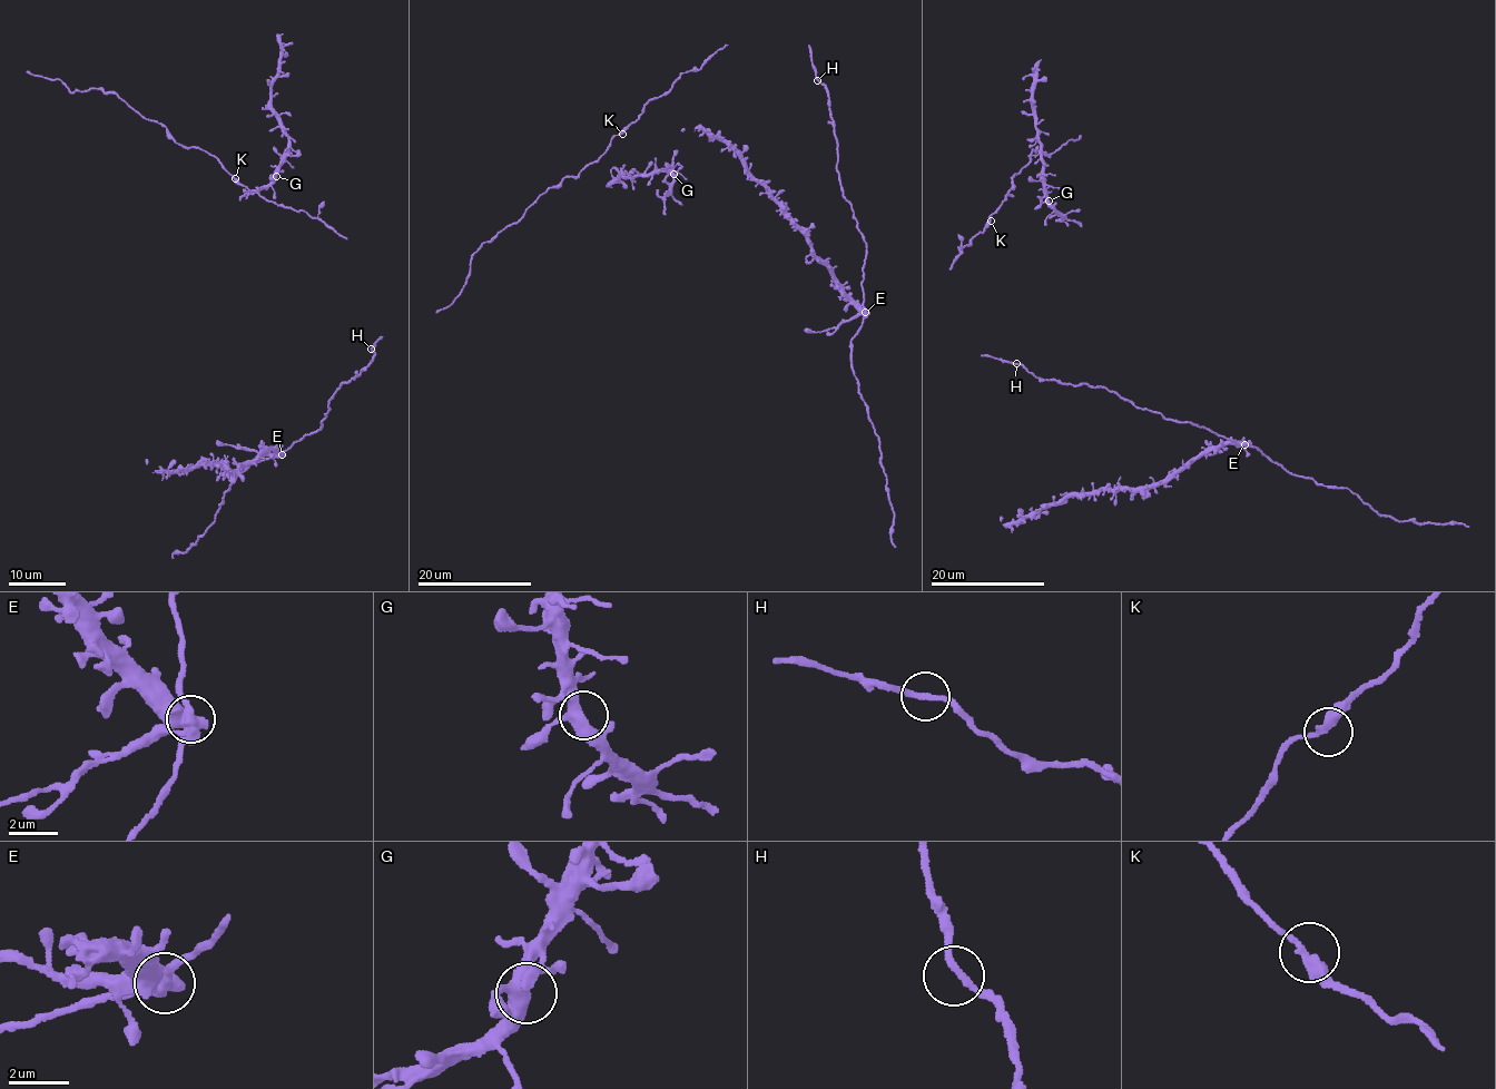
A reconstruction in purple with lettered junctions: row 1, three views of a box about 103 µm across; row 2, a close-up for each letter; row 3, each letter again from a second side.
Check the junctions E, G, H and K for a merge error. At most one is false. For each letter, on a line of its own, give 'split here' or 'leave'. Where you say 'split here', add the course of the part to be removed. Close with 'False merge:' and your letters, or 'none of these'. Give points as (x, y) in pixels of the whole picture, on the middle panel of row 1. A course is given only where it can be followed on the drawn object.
E: split here | (865, 312), (840, 291), (807, 239), (760, 183), (746, 173), (731, 147), (701, 129), (681, 129)
G: leave
H: leave
K: leave
False merge: E

